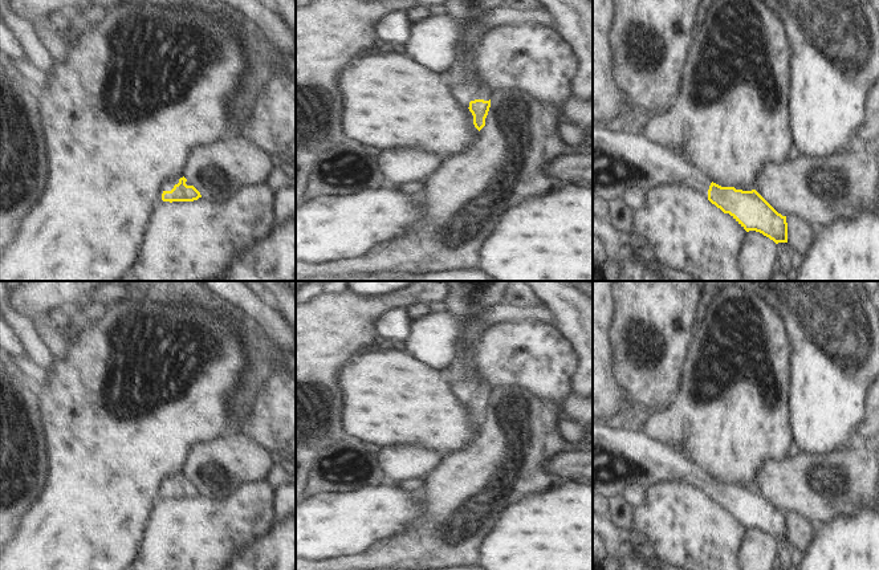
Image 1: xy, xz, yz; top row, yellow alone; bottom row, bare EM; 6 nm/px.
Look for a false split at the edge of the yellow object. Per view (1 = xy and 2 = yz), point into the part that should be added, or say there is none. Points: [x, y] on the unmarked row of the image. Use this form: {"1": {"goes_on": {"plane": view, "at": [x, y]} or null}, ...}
{"1": {"goes_on": {"plane": "xy", "at": [169, 483]}}, "2": {"goes_on": {"plane": "yz", "at": [621, 457]}}}

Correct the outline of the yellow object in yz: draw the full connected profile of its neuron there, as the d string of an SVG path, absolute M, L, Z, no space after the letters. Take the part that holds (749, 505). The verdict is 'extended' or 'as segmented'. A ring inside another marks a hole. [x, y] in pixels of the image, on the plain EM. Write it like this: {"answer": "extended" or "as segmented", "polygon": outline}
{"answer": "extended", "polygon": "M593 424L593 497L624 494L624 489L630 484L650 489L668 483L700 489L724 510L729 510L746 529L760 529L776 541L788 540L786 513L778 510L756 486L742 488L734 484L721 484L681 453L655 441L642 429L626 431L611 426Z"}

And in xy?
{"answer": "extended", "polygon": "M183 473L163 483L163 498L194 498L202 494L200 489Z"}

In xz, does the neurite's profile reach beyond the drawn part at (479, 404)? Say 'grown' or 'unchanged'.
grown

